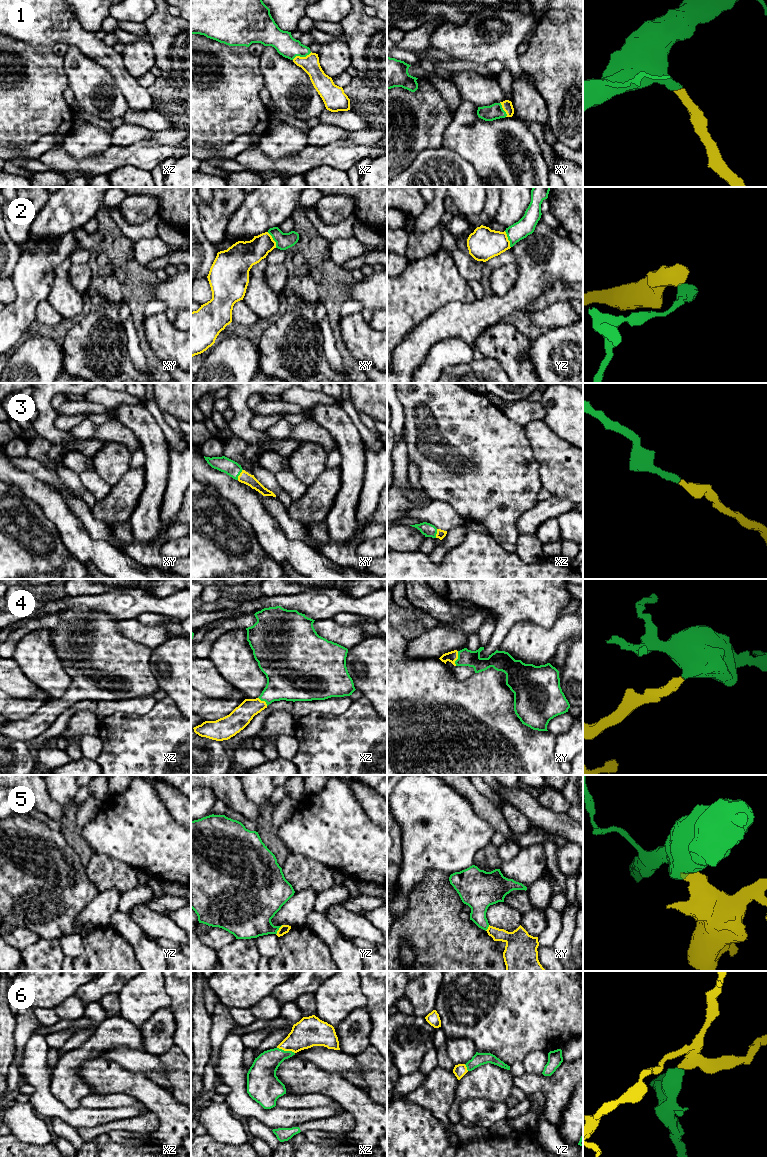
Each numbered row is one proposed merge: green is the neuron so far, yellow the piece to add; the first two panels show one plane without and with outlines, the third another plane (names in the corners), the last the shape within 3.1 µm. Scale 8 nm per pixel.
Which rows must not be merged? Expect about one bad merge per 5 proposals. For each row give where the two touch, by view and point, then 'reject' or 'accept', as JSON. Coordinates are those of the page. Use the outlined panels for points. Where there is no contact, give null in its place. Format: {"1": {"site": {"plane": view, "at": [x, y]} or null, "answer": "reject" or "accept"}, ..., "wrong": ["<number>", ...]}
{"1": {"site": {"plane": "xz", "at": [301, 56]}, "answer": "accept"}, "2": {"site": {"plane": "yz", "at": [508, 239]}, "answer": "reject"}, "3": {"site": {"plane": "xy", "at": [239, 474]}, "answer": "accept"}, "4": {"site": {"plane": "xy", "at": [458, 658]}, "answer": "accept"}, "5": {"site": {"plane": "yz", "at": [278, 929]}, "answer": "reject"}, "6": {"site": {"plane": "xz", "at": [286, 1051]}, "answer": "accept"}, "wrong": ["2", "5"]}

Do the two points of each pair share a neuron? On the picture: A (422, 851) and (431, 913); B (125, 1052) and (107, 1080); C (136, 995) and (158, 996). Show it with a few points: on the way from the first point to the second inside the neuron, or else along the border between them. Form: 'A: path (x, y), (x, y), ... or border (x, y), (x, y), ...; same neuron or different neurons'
A: border (449, 874), (430, 870), (411, 893); different neurons
B: border (99, 1054), (115, 1061), (123, 1068), (138, 1074); different neurons
C: path (141, 995), (153, 996); same neuron

